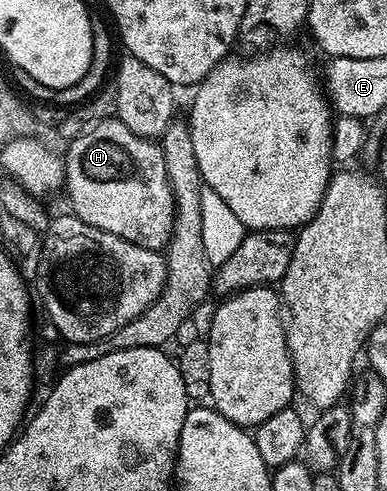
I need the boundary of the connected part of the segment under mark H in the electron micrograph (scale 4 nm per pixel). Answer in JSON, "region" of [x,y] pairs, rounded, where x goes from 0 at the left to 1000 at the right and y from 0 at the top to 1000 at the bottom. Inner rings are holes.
{"region":[[[287,242],[248,248],[207,279],[178,285],[171,299],[171,395],[191,440],[233,462],[305,479],[357,503],[421,509],[444,477],[455,415],[429,356],[429,324],[411,293],[380,279],[346,275],[346,267],[336,267],[336,259],[307,242]]]}

